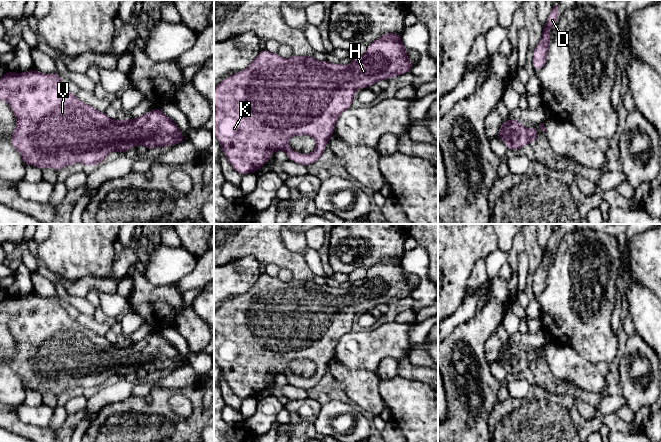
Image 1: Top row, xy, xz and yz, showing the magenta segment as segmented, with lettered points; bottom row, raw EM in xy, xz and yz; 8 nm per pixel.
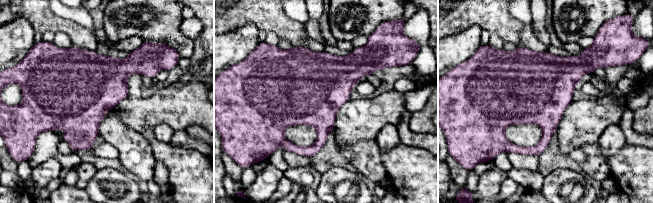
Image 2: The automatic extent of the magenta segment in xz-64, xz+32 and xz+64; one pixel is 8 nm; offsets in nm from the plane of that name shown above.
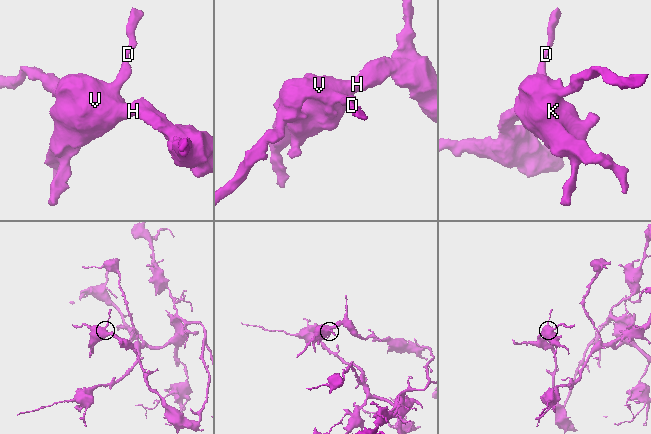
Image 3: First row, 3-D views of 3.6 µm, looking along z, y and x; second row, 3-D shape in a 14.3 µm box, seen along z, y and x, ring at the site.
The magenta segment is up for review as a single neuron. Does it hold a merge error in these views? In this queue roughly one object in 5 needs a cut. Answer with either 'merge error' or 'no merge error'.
no merge error

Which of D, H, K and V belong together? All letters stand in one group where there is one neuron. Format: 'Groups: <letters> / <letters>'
Groups: D H K V

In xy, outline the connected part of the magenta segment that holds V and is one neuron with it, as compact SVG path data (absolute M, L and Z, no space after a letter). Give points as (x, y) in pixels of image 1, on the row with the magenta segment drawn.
M34 68L28 72L16 73L6 71L0 78L0 100L10 104L16 117L16 129L11 134L11 145L21 154L26 166L33 165L41 170L51 167L55 171L73 165L83 163L86 165L99 165L113 152L125 153L132 147L144 145L147 149L155 147L167 147L183 143L185 140L182 131L159 108L153 108L146 114L135 119L114 120L104 112L100 112L92 106L81 102L76 95L69 92L62 83L59 74L45 74Z

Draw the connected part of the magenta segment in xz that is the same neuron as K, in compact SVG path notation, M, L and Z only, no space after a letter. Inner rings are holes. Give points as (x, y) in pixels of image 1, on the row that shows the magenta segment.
M384 33L367 45L367 52L352 59L349 66L322 62L312 56L282 58L277 53L261 50L246 69L225 78L214 88L214 136L231 166L242 176L259 170L272 157L273 150L283 150L289 160L308 167L320 159L331 135L335 133L339 116L352 107L358 88L409 73L415 64L408 59L407 50L401 42L401 34L394 33ZM300 135L315 139L316 148L312 153L300 154L288 145L289 138Z

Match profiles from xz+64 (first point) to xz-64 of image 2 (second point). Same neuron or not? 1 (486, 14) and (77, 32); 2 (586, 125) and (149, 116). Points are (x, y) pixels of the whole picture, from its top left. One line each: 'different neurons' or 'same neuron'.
1: same neuron
2: same neuron

